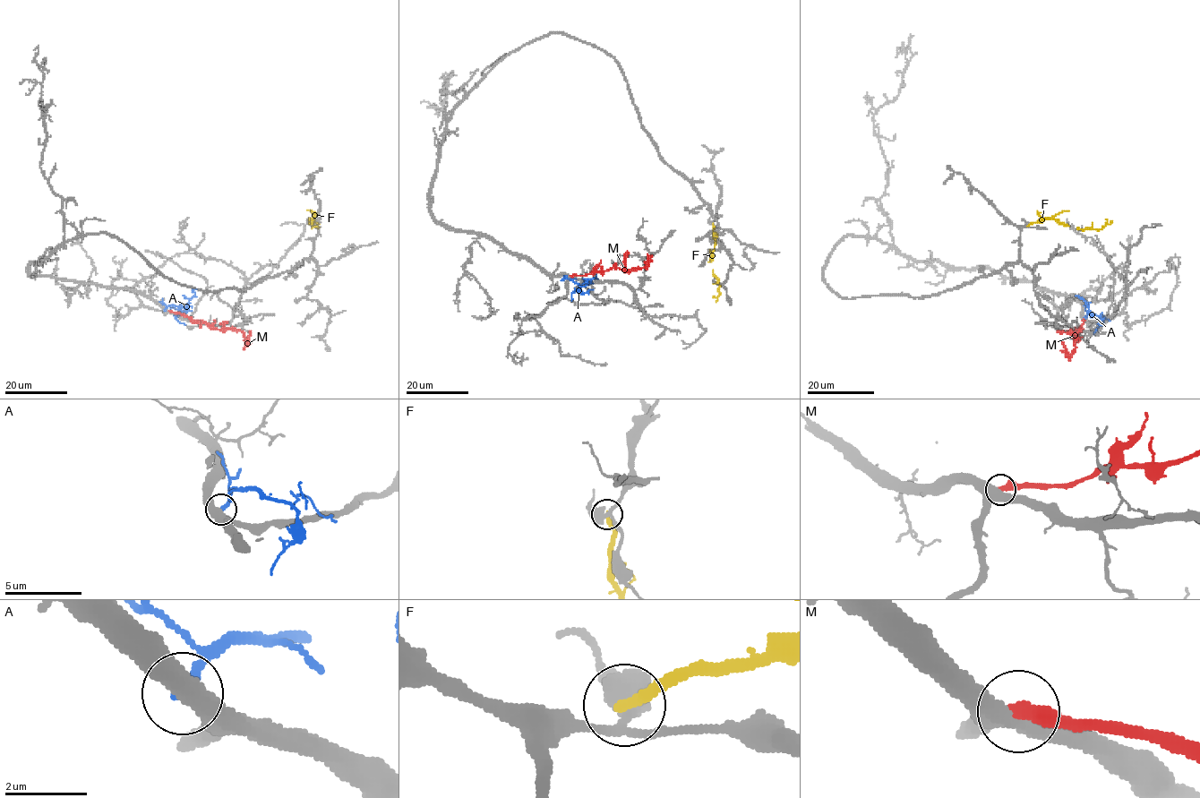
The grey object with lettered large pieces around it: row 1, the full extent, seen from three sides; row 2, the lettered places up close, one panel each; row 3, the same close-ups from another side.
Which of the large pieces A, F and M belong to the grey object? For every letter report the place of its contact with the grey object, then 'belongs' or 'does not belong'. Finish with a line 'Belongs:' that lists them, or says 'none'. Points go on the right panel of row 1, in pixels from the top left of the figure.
A: (1084, 318) | does not belong
F: (1027, 226) | does not belong
M: (1084, 320) | does not belong
Belongs: none

